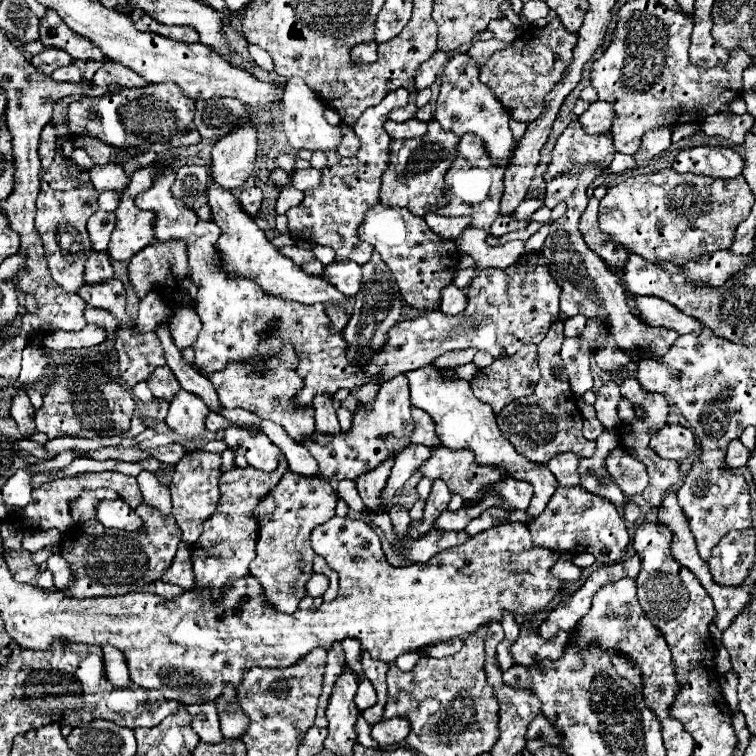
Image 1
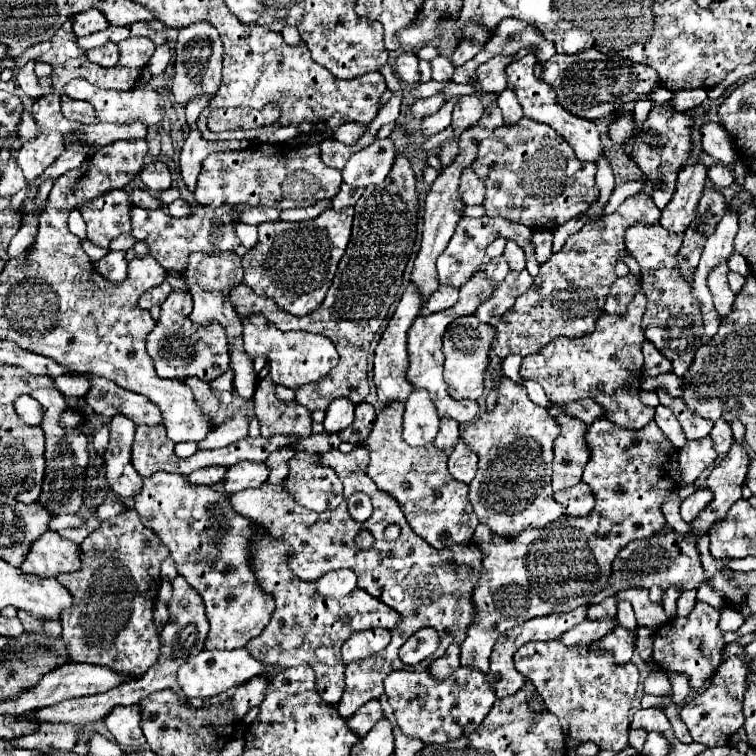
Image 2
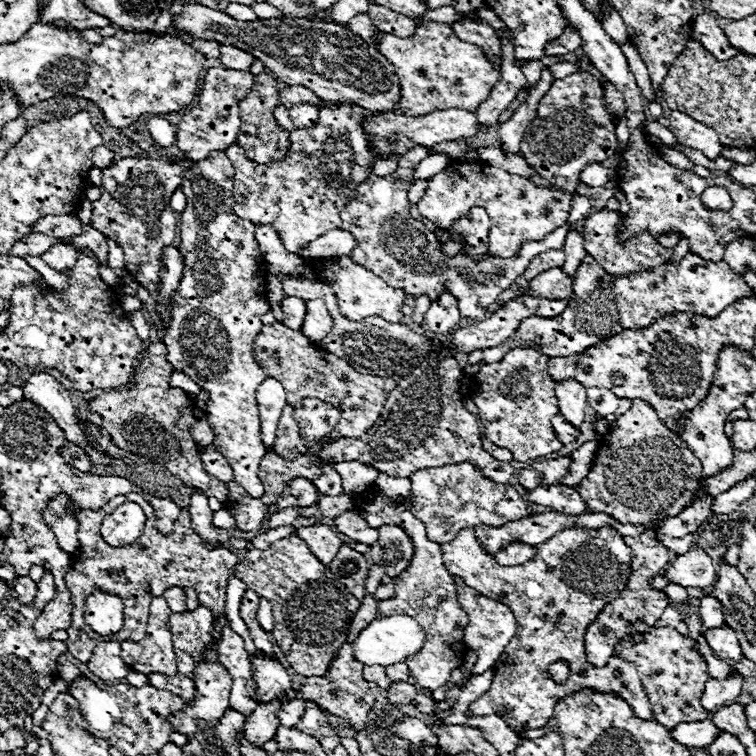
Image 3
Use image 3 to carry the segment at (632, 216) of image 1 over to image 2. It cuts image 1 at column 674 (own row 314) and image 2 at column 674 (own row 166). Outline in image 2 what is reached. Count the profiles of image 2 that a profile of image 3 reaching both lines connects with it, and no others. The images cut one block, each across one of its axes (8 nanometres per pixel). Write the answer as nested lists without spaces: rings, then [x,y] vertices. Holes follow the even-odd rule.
[[[692,164],[684,166],[678,174],[676,192],[670,204],[662,210],[660,224],[670,232],[684,232],[696,216],[696,206],[706,184],[706,166]]]

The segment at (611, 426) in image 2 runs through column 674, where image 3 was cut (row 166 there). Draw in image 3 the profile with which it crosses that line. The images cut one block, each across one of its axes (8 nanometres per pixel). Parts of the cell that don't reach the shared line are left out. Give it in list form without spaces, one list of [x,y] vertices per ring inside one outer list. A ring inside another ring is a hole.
[[[454,160],[444,172],[432,176],[426,196],[418,202],[418,210],[438,228],[448,228],[448,224],[452,224],[460,214],[466,214],[472,206],[484,208],[492,222],[488,232],[490,252],[500,258],[510,258],[520,250],[522,242],[538,242],[546,234],[564,226],[570,204],[572,194],[568,192],[536,186],[522,176],[508,174],[488,164],[458,164],[458,160]]]

